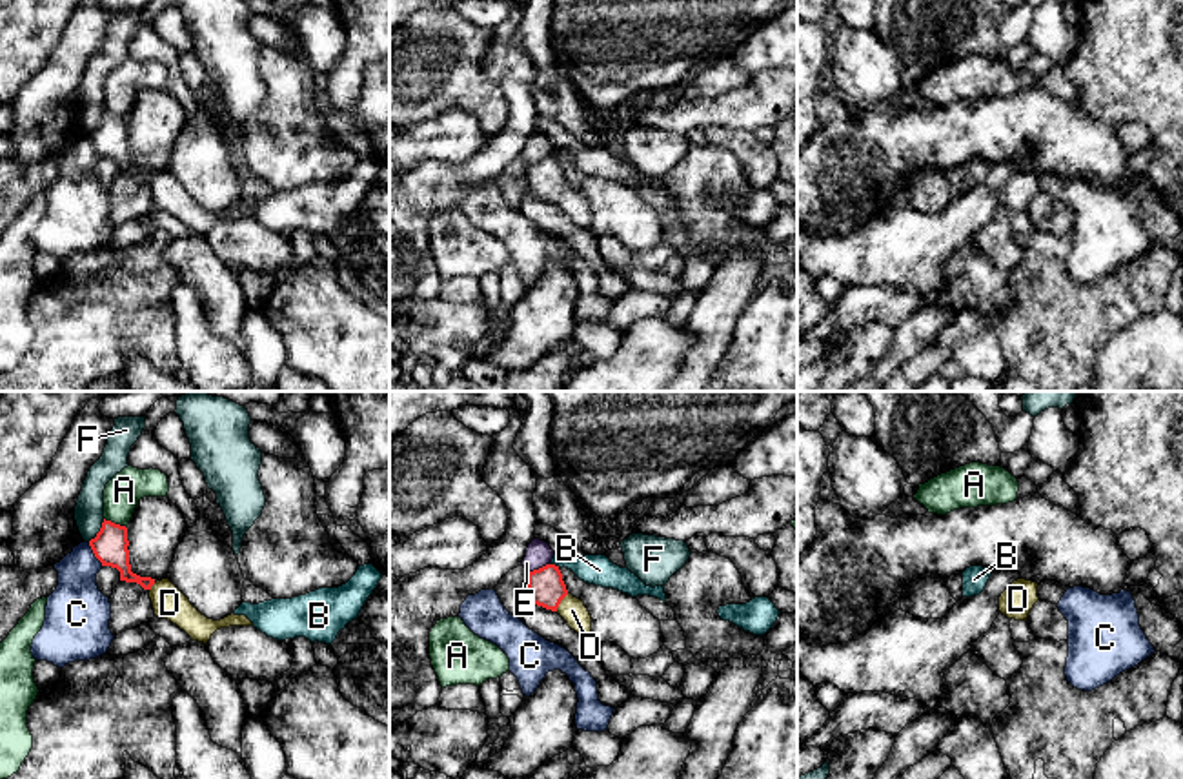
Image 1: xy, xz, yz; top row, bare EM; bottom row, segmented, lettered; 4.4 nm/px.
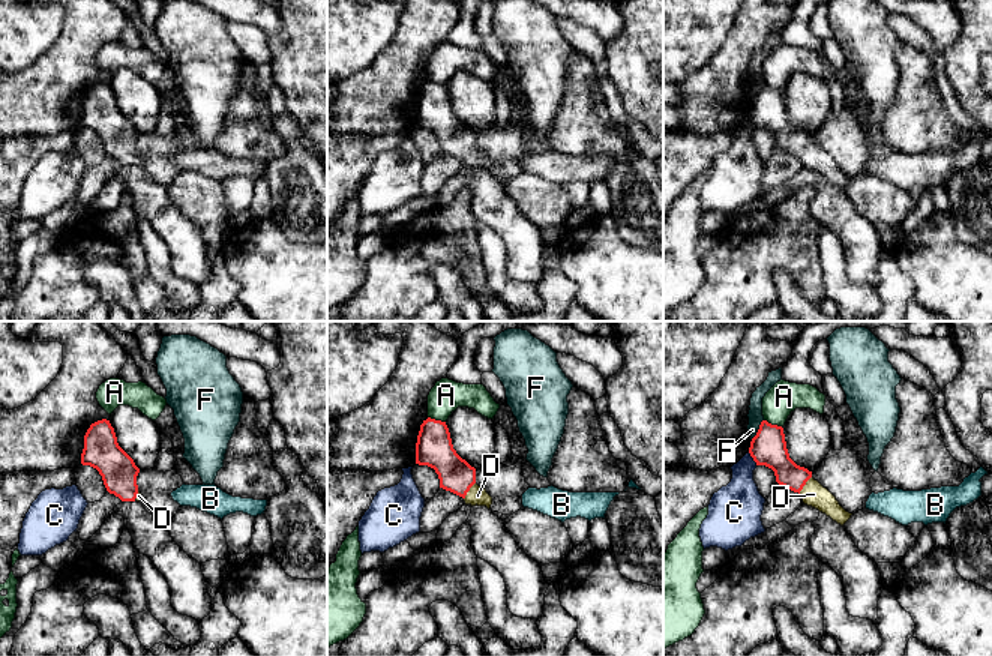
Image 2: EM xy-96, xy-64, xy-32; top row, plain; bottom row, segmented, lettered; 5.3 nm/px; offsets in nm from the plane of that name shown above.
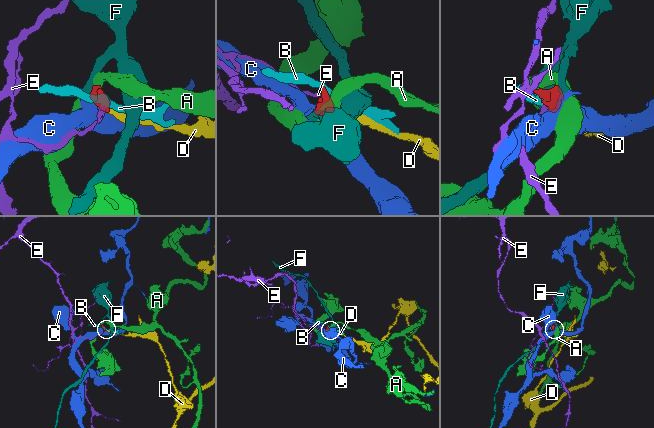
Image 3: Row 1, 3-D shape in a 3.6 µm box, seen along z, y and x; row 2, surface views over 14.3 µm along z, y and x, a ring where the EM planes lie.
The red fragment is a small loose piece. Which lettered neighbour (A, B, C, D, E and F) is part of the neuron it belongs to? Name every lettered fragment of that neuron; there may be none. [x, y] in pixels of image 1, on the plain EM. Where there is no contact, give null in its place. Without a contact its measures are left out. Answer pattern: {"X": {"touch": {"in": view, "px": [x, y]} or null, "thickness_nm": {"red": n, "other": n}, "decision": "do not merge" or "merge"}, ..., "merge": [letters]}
{"A": {"touch": {"in": "xy", "px": [113, 115]}, "thickness_nm": {"red": 160, "other": 160}, "decision": "do not merge"}, "B": {"touch": {"in": "xz", "px": [554, 157]}, "thickness_nm": {"red": 160, "other": 140}, "decision": "do not merge"}, "C": {"touch": {"in": "xy", "px": [93, 144]}, "thickness_nm": {"red": 160, "other": 240}, "decision": "do not merge"}, "D": {"touch": {"in": "xz", "px": [559, 195]}, "thickness_nm": {"red": 160, "other": 110}, "decision": "merge"}, "E": {"touch": {"in": "xz", "px": [539, 161]}, "thickness_nm": {"red": 160, "other": 120}, "decision": "do not merge"}, "F": {"touch": {"in": "xy", "px": [99, 124]}, "thickness_nm": {"red": 160, "other": 130}, "decision": "do not merge"}, "merge": ["D"]}

